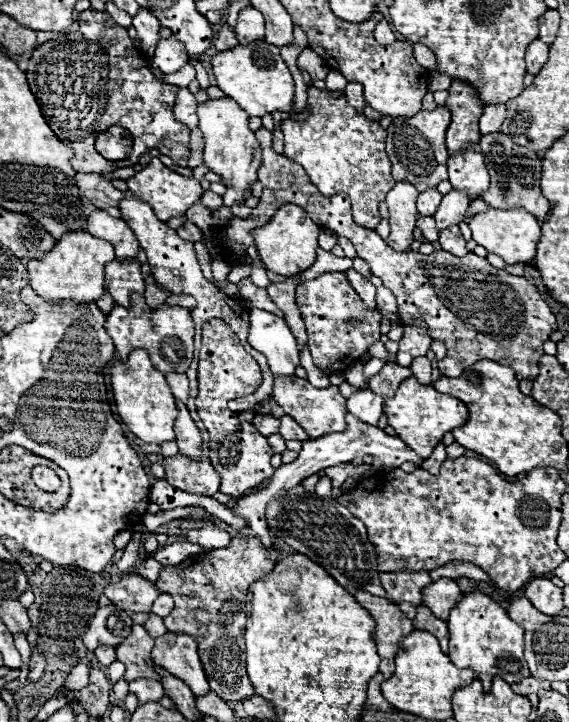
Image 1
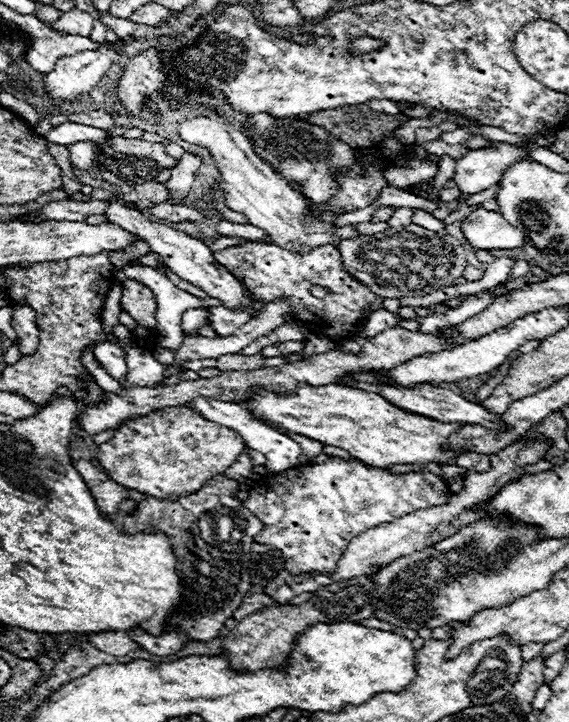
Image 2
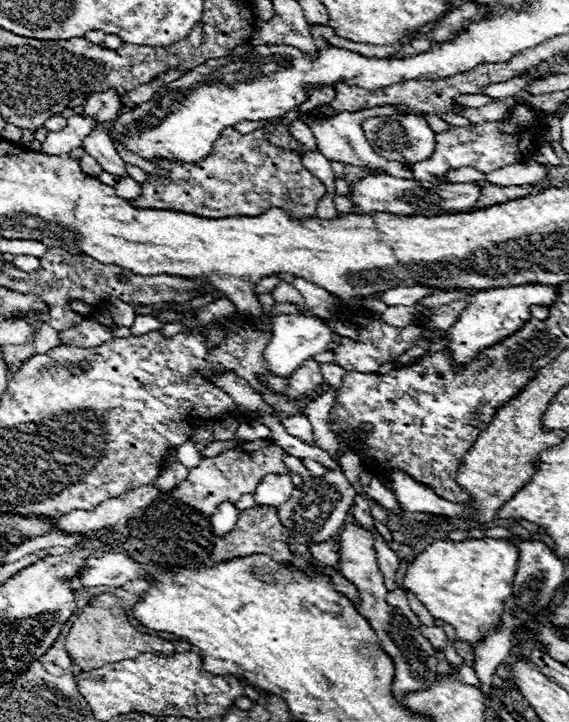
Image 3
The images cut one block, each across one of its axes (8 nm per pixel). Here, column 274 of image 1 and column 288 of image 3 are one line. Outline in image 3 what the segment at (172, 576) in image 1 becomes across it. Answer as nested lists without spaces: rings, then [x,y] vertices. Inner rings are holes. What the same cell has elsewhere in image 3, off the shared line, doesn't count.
[[[254,506],[254,508],[248,508],[240,514],[240,520],[236,524],[236,530],[232,530],[230,534],[218,538],[220,542],[214,544],[214,550],[212,550],[212,564],[216,562],[222,562],[222,560],[230,560],[230,558],[242,558],[242,556],[250,556],[250,554],[268,554],[272,556],[272,560],[284,564],[284,566],[290,566],[290,560],[292,560],[292,552],[288,550],[288,544],[284,542],[284,536],[282,536],[282,524],[276,516],[276,510],[270,510],[268,506]]]

